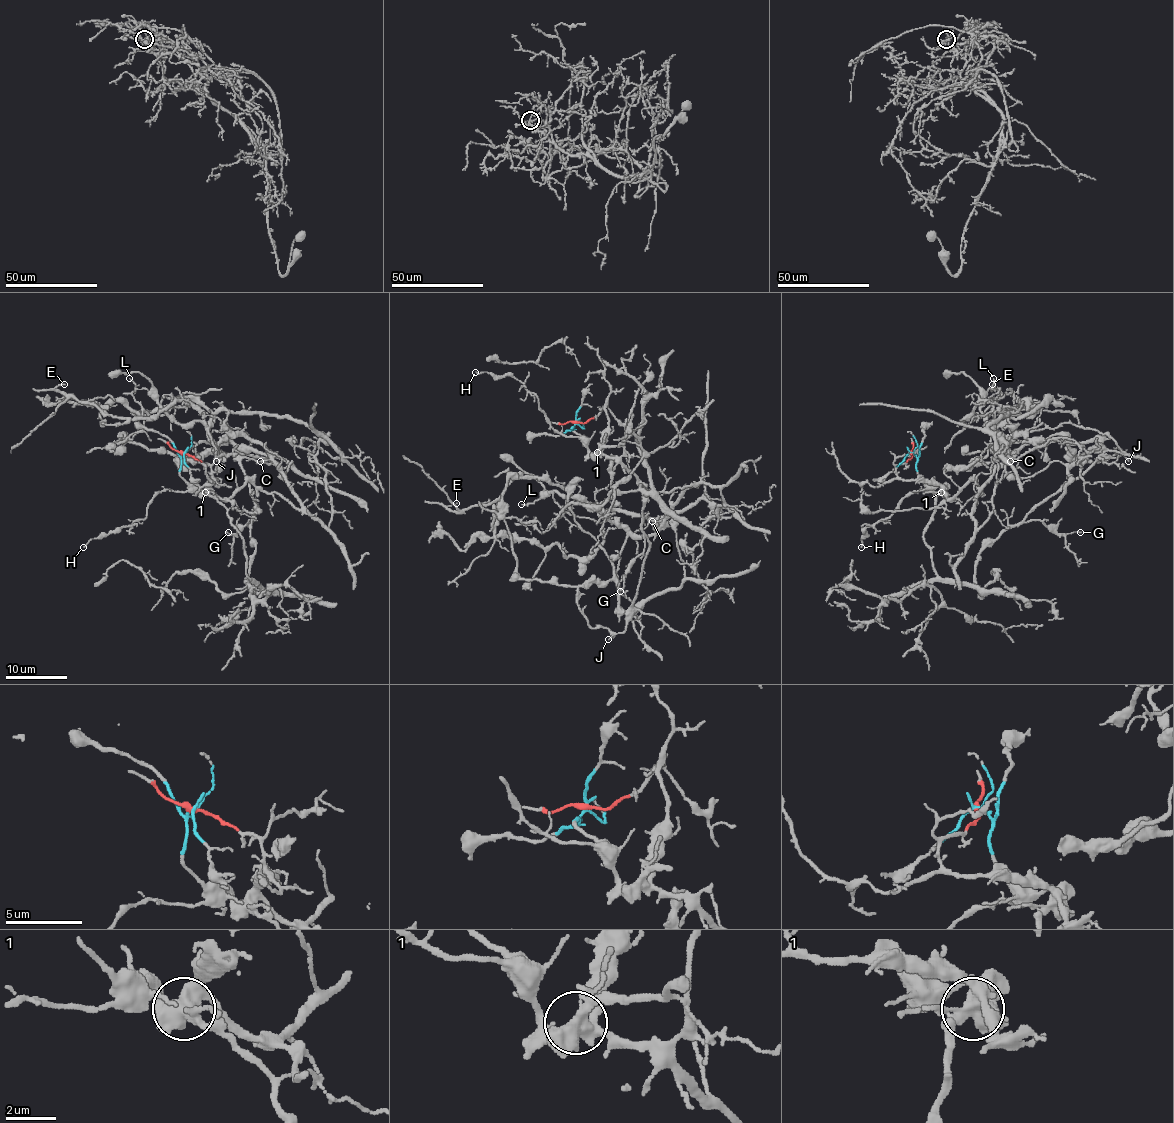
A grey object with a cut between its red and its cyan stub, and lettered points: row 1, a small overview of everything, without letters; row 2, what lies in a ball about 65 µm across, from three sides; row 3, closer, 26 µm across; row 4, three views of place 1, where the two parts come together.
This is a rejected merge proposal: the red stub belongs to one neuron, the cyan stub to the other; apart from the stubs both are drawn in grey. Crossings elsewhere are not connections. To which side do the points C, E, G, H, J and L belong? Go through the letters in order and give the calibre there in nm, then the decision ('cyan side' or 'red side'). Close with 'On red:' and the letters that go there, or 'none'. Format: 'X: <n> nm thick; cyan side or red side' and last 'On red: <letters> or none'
C: 150 nm thick; red side
E: 110 nm thick; red side
G: 150 nm thick; cyan side
H: 130 nm thick; cyan side
J: 90 nm thick; cyan side
L: 110 nm thick; red side
On red: C, E, L

